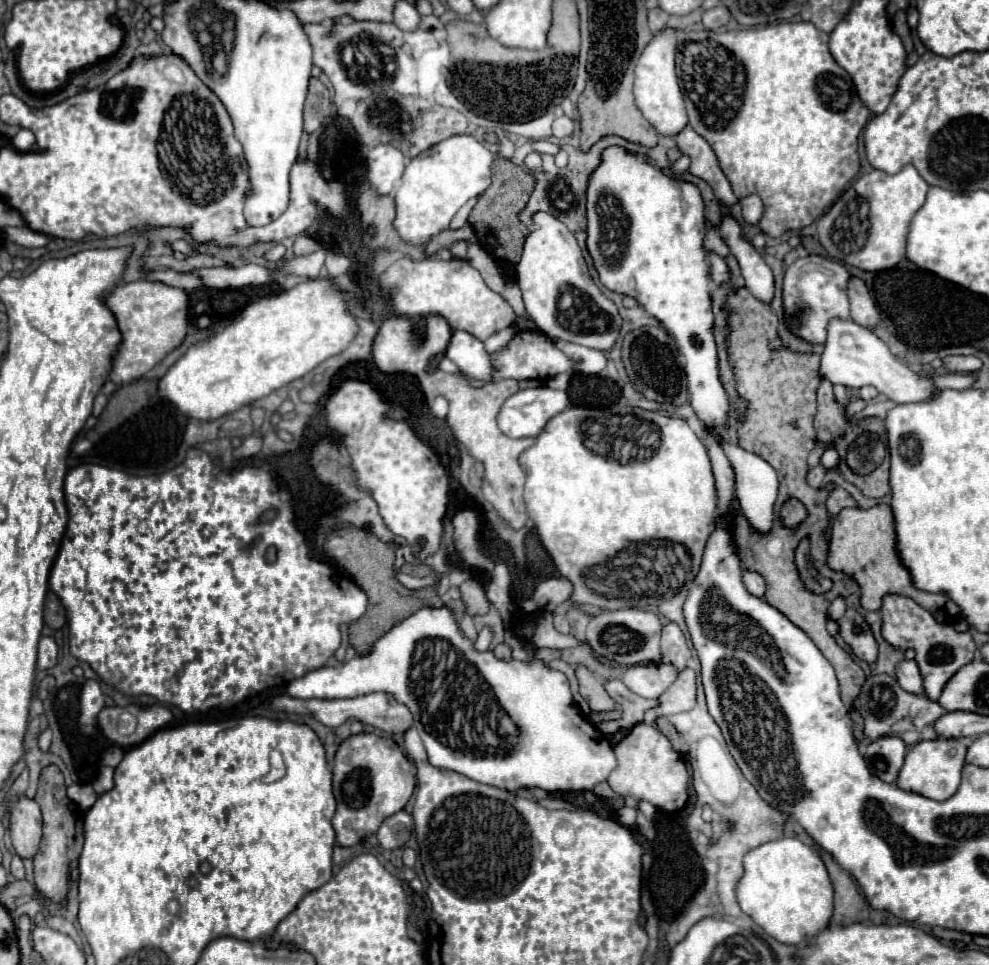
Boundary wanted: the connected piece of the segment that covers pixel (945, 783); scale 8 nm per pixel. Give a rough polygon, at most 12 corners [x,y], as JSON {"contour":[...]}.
{"contour":[[963,740],[917,742],[897,786],[939,802],[965,766]]}

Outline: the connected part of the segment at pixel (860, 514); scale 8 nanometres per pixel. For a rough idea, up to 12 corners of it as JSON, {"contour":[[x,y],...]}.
{"contour":[[843,508],[827,566],[859,584],[861,606],[885,594],[929,612],[947,598],[913,586],[895,550],[893,512]]}

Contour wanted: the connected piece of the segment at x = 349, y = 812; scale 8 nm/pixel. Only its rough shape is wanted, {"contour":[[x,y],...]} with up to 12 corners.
{"contour":[[357,734],[333,764],[335,844],[401,812],[415,770],[391,738]]}

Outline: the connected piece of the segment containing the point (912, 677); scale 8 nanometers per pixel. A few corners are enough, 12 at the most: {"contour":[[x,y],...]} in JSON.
{"contour":[[915,660],[897,664],[897,682],[911,694],[925,694]]}

